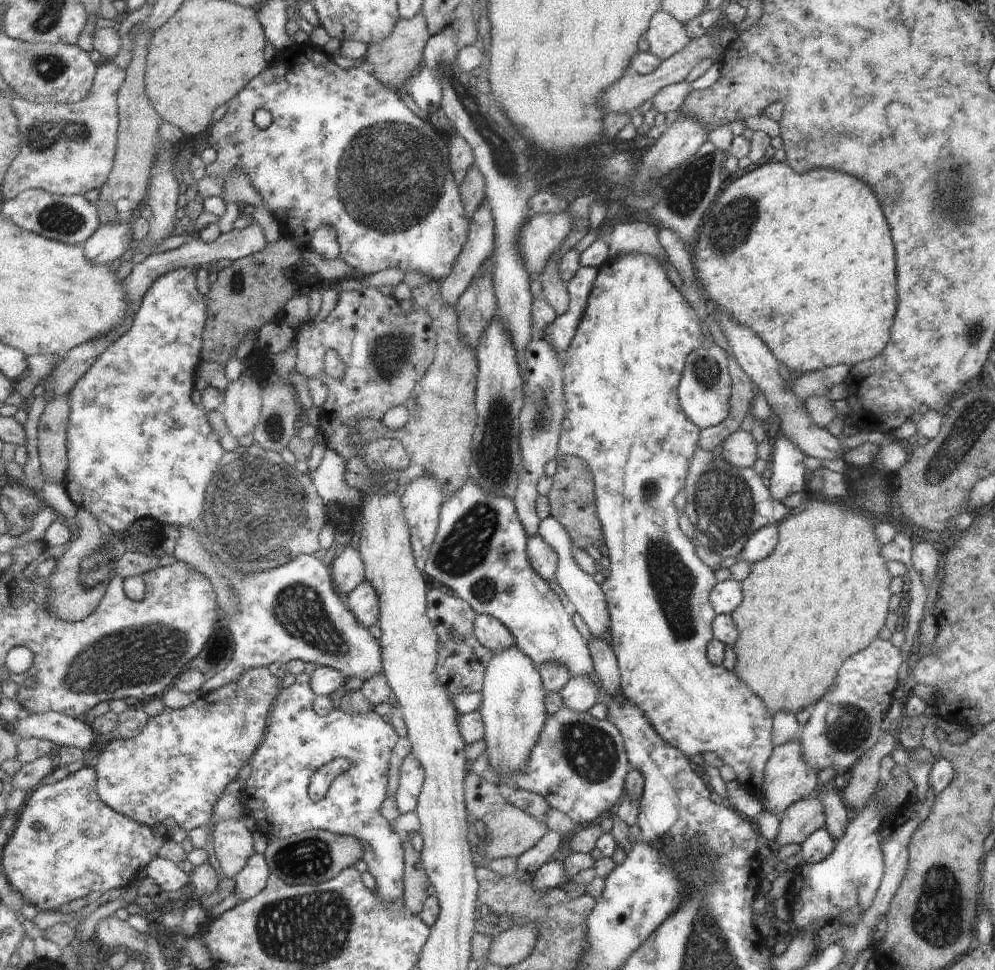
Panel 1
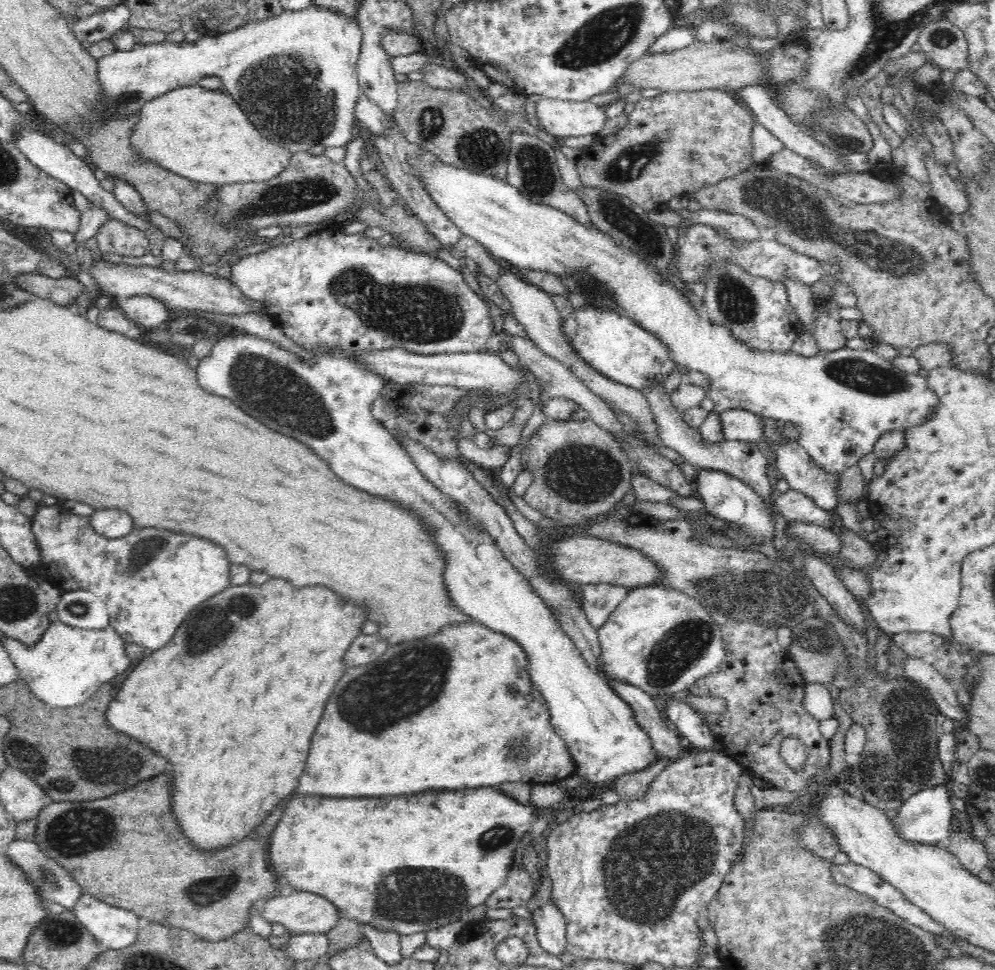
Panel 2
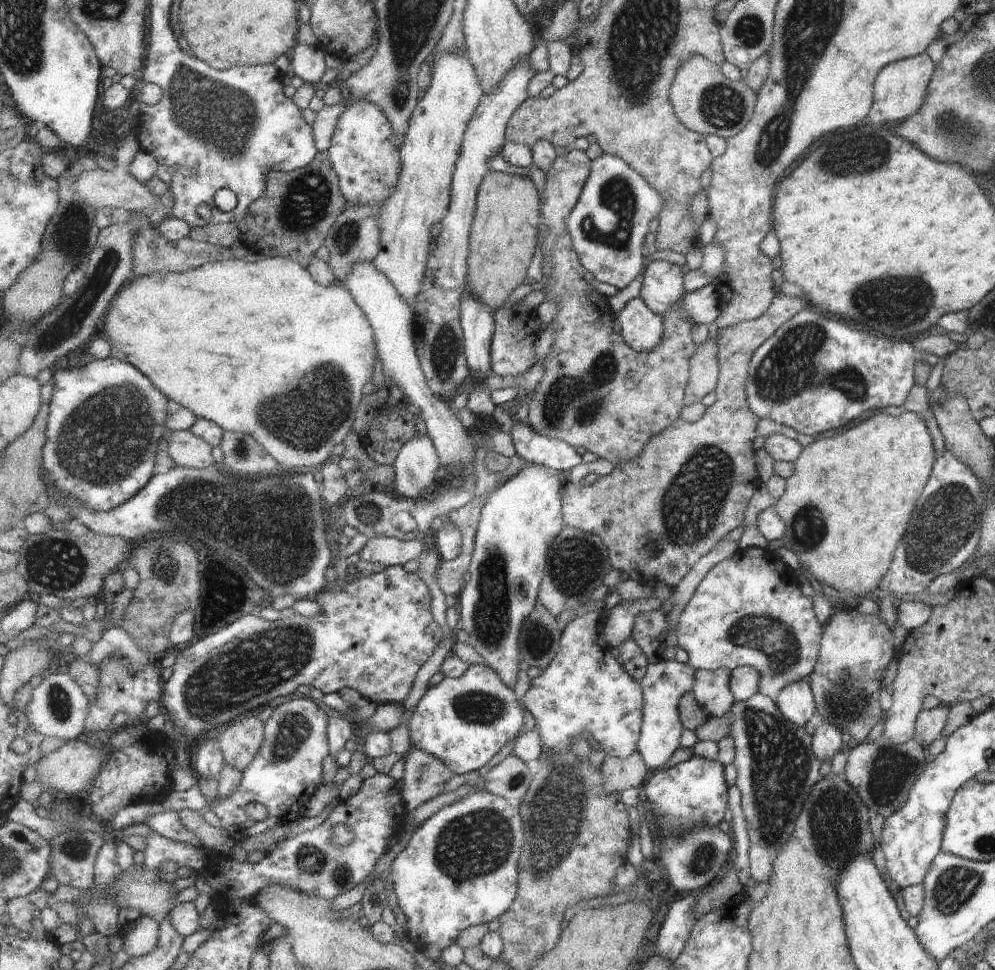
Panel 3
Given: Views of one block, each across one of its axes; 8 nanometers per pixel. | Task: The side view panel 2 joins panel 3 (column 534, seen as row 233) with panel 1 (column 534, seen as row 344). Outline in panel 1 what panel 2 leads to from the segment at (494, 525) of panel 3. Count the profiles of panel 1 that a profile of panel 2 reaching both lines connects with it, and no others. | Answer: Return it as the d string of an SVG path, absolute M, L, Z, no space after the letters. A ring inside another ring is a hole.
M519 646L494 654L486 673L479 711L485 724L485 751L489 752L491 768L495 772L515 776L525 768L546 726L547 696L540 668Z

